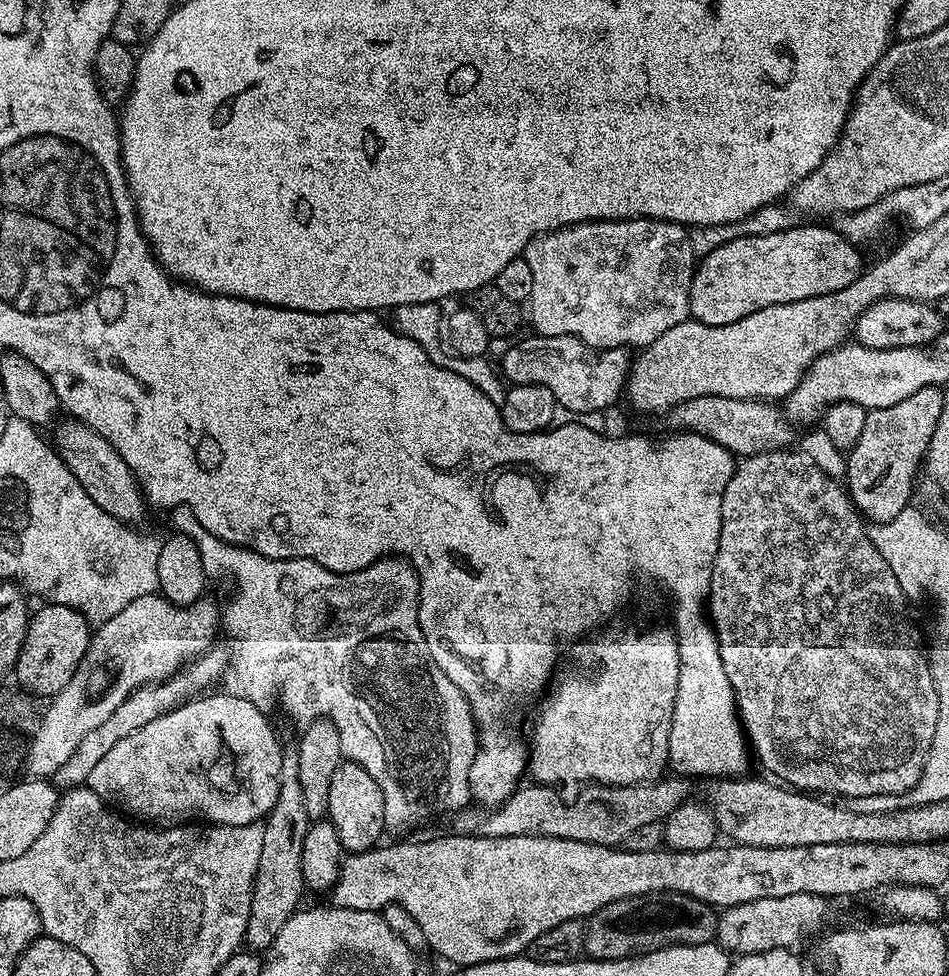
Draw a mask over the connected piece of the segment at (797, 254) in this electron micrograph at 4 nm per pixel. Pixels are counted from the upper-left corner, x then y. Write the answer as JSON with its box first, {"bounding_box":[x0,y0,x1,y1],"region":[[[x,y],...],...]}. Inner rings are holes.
{"bounding_box":[690,222,861,326],"region":[[[804,222],[799,226],[786,229],[785,232],[763,235],[761,237],[738,237],[724,240],[712,251],[705,251],[692,274],[690,286],[691,319],[710,326],[726,326],[730,322],[738,322],[738,318],[746,318],[746,314],[754,314],[754,310],[762,310],[766,306],[798,302],[806,298],[818,298],[822,294],[834,294],[838,290],[846,290],[850,282],[860,277],[861,249],[840,235],[835,227],[823,228],[820,222]]]}

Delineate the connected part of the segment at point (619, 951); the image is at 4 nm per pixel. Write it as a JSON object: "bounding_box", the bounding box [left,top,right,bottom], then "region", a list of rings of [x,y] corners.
{"bounding_box":[584,892,717,960],"region":[[[677,892],[622,898],[618,902],[602,906],[602,910],[587,917],[584,925],[584,956],[590,960],[628,960],[631,956],[645,956],[648,952],[673,948],[679,944],[710,944],[716,938],[717,919],[717,909],[712,905],[703,904],[698,898],[690,898]]]}

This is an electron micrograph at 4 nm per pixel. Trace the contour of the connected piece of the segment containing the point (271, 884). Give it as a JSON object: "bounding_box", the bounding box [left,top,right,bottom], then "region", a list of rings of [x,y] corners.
{"bounding_box":[246,746,309,949],"region":[[[288,746],[282,754],[278,798],[263,821],[262,858],[258,858],[250,918],[246,926],[246,940],[253,949],[267,949],[272,943],[272,937],[278,934],[278,930],[282,930],[282,926],[286,926],[288,919],[301,907],[300,899],[306,893],[302,878],[302,842],[306,838],[309,823],[306,801],[302,799],[302,782],[298,782],[298,754],[295,747]]]}

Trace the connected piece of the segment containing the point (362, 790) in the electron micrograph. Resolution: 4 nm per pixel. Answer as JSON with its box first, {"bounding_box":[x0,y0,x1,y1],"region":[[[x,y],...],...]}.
{"bounding_box":[327,762,386,853],"region":[[[341,762],[338,770],[334,770],[334,778],[330,778],[330,802],[327,819],[332,821],[334,830],[338,830],[338,838],[345,853],[369,852],[381,843],[380,835],[386,832],[384,815],[386,802],[382,798],[382,790],[378,782],[361,764]]]}

